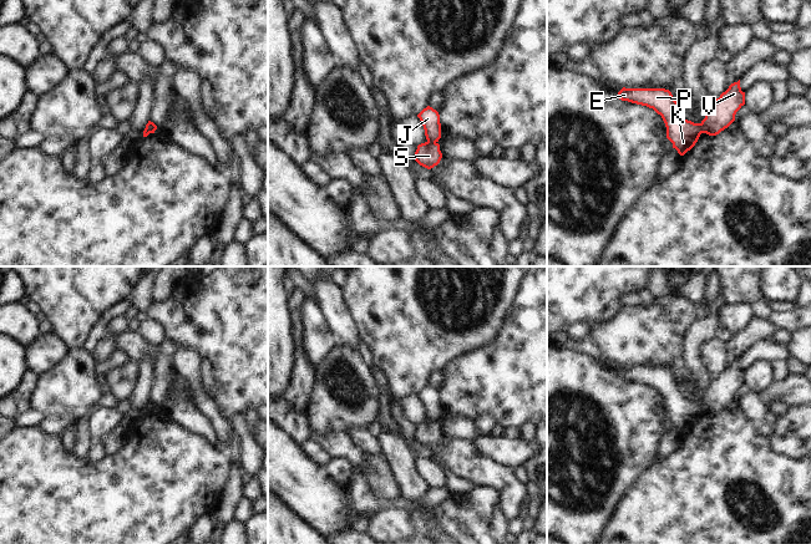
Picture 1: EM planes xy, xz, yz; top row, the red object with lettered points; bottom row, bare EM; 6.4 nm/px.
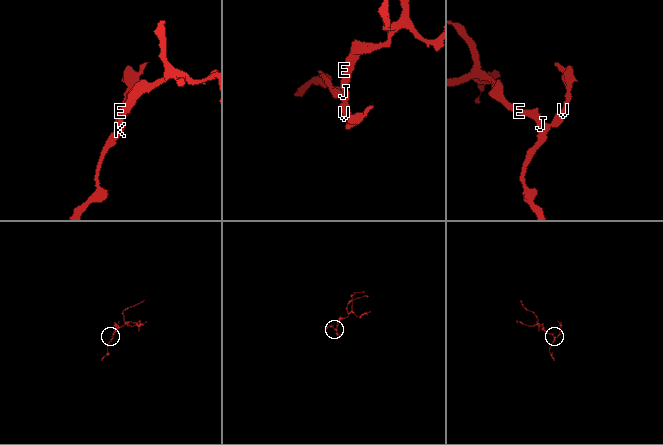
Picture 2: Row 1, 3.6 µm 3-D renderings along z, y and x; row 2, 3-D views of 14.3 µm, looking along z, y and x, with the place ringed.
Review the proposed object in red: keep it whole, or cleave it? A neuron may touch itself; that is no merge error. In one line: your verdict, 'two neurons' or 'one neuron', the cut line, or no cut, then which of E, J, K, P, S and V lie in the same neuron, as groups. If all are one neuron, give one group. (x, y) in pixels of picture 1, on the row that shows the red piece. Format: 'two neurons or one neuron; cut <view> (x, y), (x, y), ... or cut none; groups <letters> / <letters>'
two neurons; cut yz (699, 123), (703, 132); groups E J K P / S V

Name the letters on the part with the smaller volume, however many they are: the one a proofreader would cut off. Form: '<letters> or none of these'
S, V.

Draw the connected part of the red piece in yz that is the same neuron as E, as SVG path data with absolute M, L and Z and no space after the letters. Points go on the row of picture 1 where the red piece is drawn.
M623 87L617 97L622 101L647 106L660 115L666 127L666 138L680 156L690 151L703 133L700 123L694 123L681 116L679 105L669 90Z

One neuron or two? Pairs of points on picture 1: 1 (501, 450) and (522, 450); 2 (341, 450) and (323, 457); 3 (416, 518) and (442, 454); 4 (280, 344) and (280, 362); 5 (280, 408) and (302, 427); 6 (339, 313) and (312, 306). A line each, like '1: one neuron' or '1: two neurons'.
1: one neuron
2: two neurons
3: two neurons
4: one neuron
5: one neuron
6: two neurons

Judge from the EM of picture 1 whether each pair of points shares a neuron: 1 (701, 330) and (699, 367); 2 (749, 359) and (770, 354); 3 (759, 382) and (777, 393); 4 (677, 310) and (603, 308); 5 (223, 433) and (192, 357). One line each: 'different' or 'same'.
1: same
2: same
3: different
4: different
5: same

